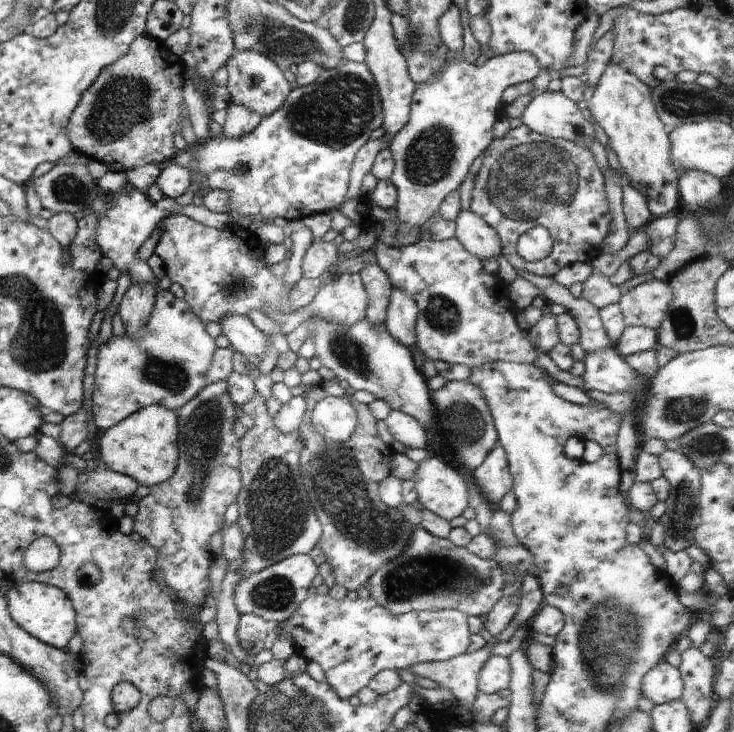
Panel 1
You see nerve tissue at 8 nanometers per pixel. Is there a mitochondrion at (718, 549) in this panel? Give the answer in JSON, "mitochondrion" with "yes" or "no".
{"mitochondrion":"no"}

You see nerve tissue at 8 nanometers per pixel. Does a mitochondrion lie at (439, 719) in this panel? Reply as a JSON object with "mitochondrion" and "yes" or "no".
{"mitochondrion":"no"}

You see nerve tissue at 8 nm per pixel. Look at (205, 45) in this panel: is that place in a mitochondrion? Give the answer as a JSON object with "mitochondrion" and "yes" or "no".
{"mitochondrion":"no"}

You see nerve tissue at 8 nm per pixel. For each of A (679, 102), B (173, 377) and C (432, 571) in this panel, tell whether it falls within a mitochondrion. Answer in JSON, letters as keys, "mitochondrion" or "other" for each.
{"A":"mitochondrion","B":"mitochondrion","C":"mitochondrion"}

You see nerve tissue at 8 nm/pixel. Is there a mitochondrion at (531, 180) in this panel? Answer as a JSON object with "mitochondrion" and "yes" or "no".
{"mitochondrion":"yes"}

